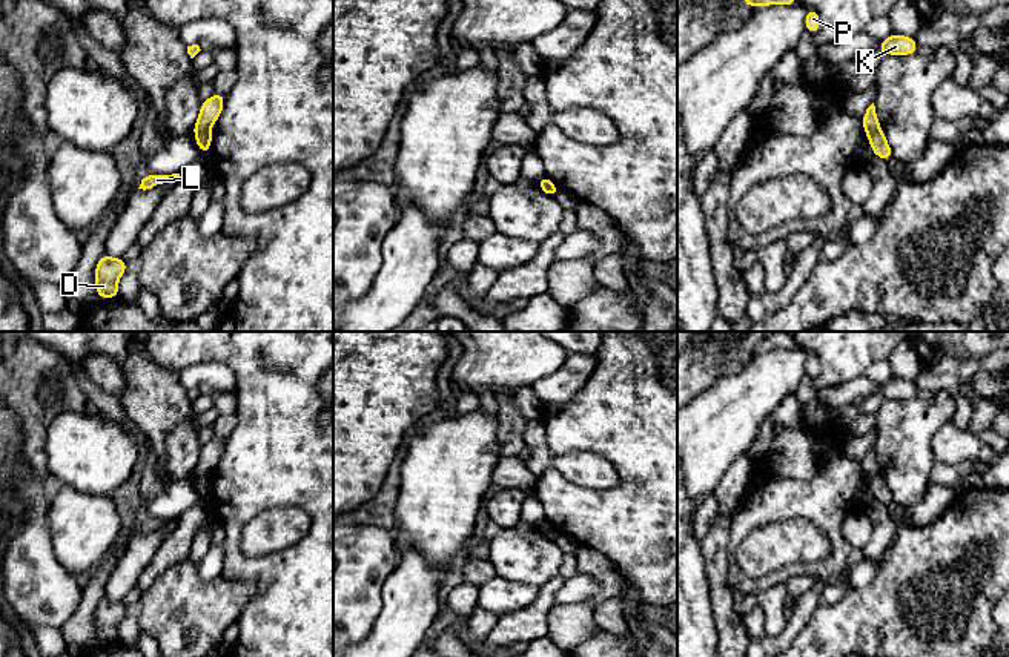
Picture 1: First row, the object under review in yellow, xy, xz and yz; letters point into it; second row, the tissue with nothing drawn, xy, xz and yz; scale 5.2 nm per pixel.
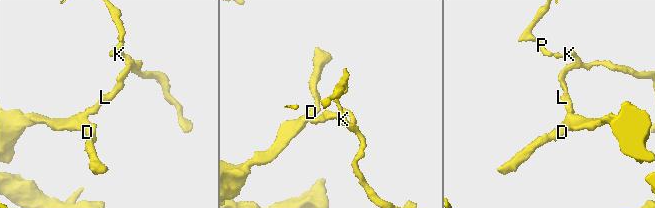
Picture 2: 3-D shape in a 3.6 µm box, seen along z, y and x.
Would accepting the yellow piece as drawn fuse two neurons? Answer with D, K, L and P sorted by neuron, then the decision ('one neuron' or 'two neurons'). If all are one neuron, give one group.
groups D L / K P; two neurons

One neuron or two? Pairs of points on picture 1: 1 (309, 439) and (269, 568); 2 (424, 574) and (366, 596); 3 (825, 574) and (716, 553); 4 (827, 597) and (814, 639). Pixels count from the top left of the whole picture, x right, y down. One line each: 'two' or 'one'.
1: one
2: two
3: two
4: two

